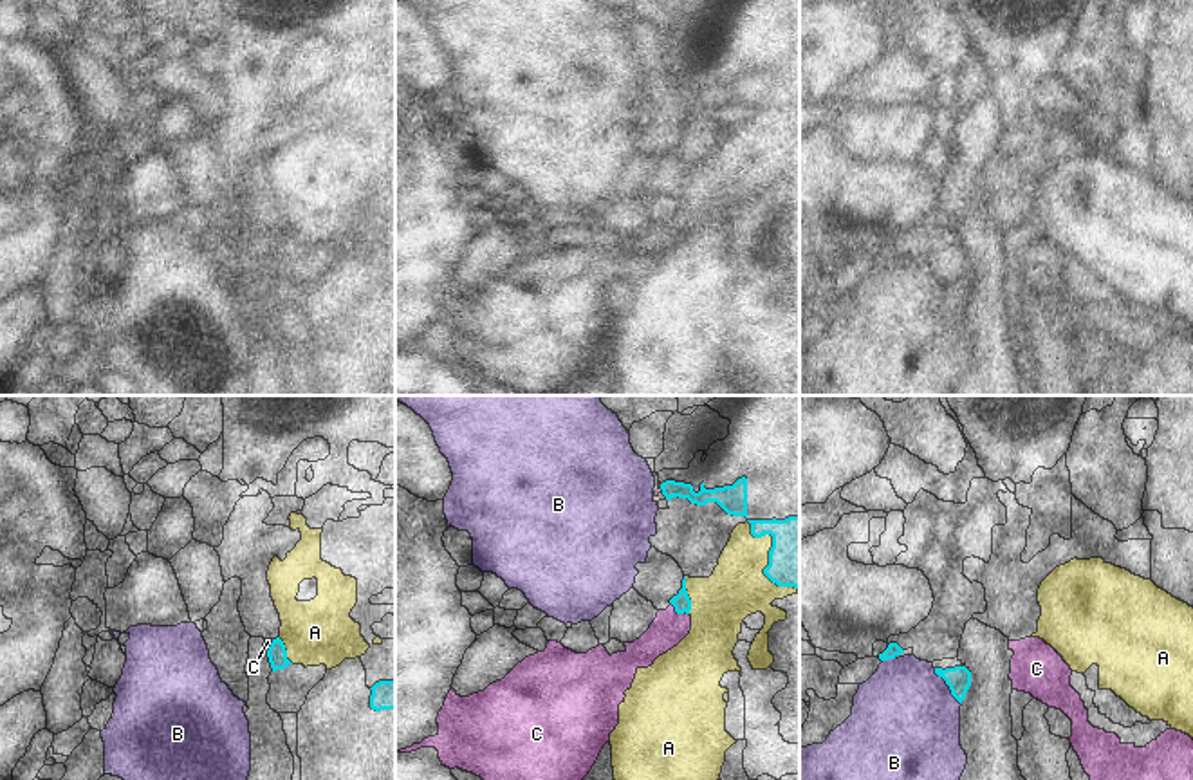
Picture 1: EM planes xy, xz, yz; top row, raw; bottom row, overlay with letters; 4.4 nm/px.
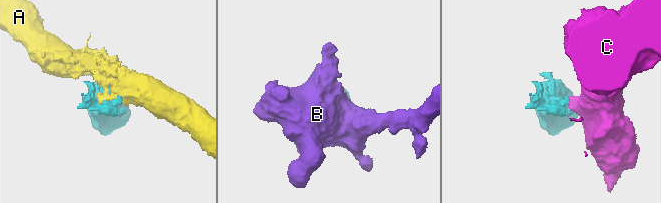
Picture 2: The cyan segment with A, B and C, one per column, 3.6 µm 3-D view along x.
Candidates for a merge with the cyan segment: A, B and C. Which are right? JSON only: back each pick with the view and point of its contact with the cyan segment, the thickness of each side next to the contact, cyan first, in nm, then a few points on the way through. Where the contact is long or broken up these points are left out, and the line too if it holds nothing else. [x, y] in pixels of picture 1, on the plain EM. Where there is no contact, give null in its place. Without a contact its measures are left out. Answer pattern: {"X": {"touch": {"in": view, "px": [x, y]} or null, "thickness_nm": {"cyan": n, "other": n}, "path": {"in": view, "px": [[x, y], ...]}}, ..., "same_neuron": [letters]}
{"C": {"touch": {"in": "xz", "px": [679, 208]}, "thickness_nm": {"cyan": 80, "other": 160}, "path": {"in": "xz", "px": [[681, 197], [679, 208], [668, 224]]}}, "same_neuron": ["C"]}

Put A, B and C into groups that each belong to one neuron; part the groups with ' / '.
A / B / C

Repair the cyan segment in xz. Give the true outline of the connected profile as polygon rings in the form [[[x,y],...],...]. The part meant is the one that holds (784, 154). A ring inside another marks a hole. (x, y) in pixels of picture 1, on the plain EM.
[[[800,112],[785,116],[747,116],[751,130],[762,134],[772,132],[769,161],[763,170],[778,182],[800,182]]]

